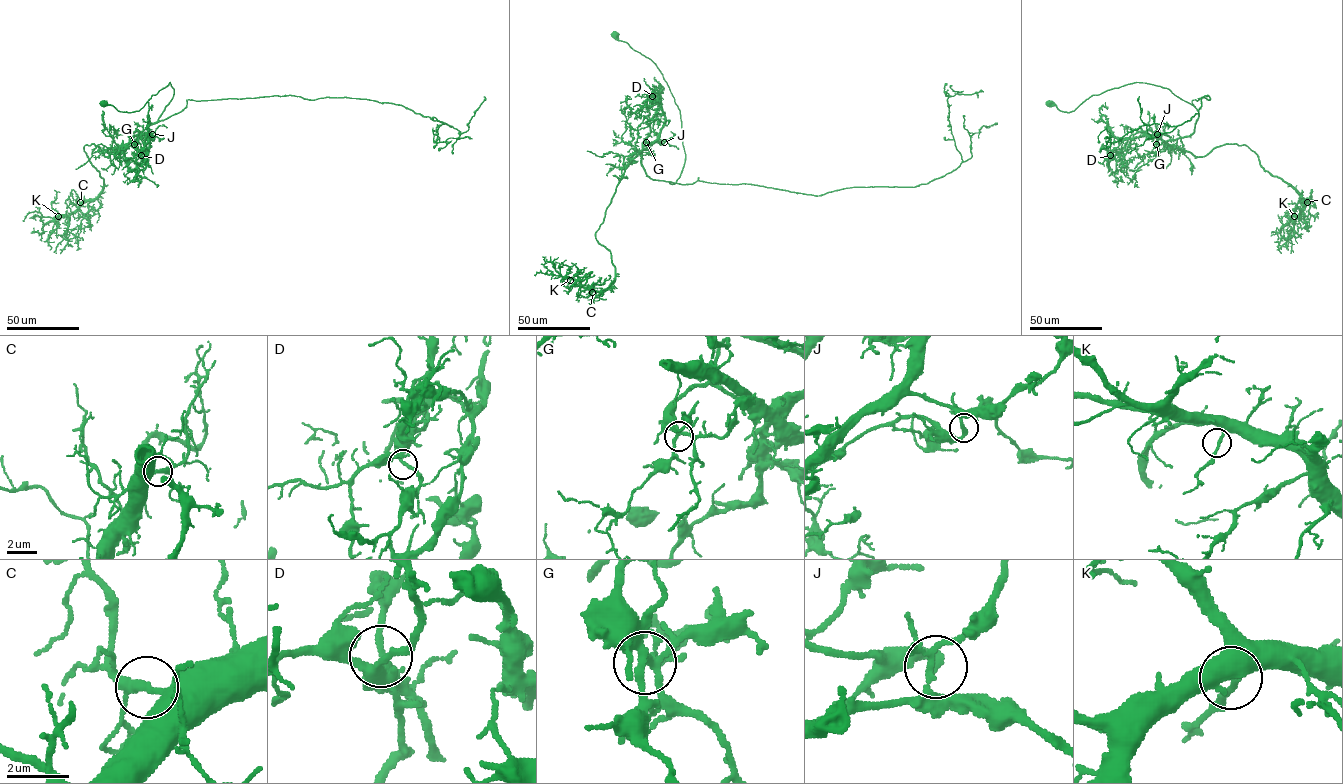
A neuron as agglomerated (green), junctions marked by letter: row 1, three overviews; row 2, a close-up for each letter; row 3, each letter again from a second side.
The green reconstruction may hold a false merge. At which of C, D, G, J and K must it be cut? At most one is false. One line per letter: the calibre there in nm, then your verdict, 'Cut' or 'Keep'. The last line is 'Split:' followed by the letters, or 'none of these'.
C: Thickness 200 nm. Keep
D: Thickness 190 nm. Keep
G: Thickness 260 nm. Keep
J: Thickness 160 nm. Cut
K: Thickness 180 nm. Keep
Split: J

